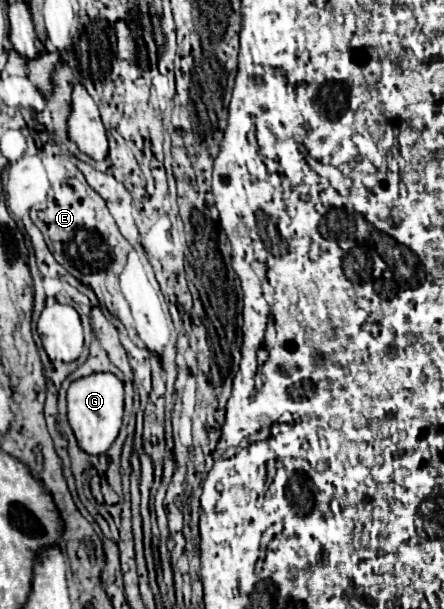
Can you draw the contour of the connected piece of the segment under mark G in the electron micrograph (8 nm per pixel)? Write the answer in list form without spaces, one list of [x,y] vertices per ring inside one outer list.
[[[100,372],[100,374],[92,374],[70,384],[68,420],[76,434],[78,446],[86,454],[104,454],[112,446],[122,426],[122,414],[124,414],[124,386],[114,374]]]

